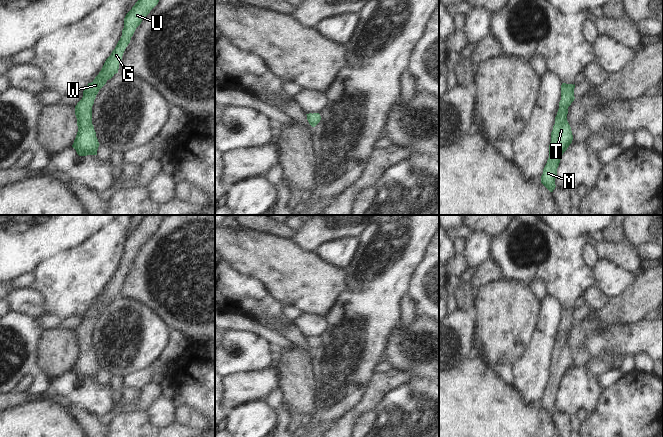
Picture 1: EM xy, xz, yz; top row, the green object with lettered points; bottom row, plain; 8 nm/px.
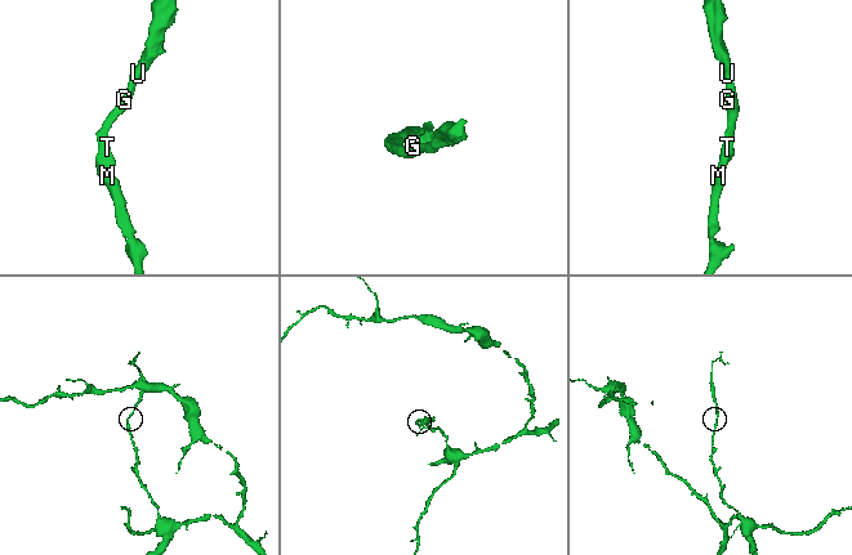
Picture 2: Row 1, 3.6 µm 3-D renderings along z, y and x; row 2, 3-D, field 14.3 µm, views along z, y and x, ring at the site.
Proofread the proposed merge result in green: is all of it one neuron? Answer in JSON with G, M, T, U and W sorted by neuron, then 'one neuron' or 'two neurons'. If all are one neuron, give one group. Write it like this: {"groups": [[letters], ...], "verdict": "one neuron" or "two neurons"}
{"groups": [["G", "M", "T", "U", "W"]], "verdict": "one neuron"}

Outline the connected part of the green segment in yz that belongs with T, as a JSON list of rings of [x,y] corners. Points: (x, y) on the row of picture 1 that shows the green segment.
[[[562,83],[561,100],[559,109],[555,117],[555,124],[551,132],[551,142],[549,145],[549,158],[543,169],[541,183],[550,191],[555,189],[555,179],[557,177],[557,168],[561,156],[572,143],[573,135],[571,127],[567,121],[568,107],[574,101],[575,84]]]

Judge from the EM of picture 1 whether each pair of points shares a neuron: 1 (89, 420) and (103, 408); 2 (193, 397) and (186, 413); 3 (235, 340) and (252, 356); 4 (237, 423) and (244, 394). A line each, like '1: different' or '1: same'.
1: different
2: different
3: same
4: different

